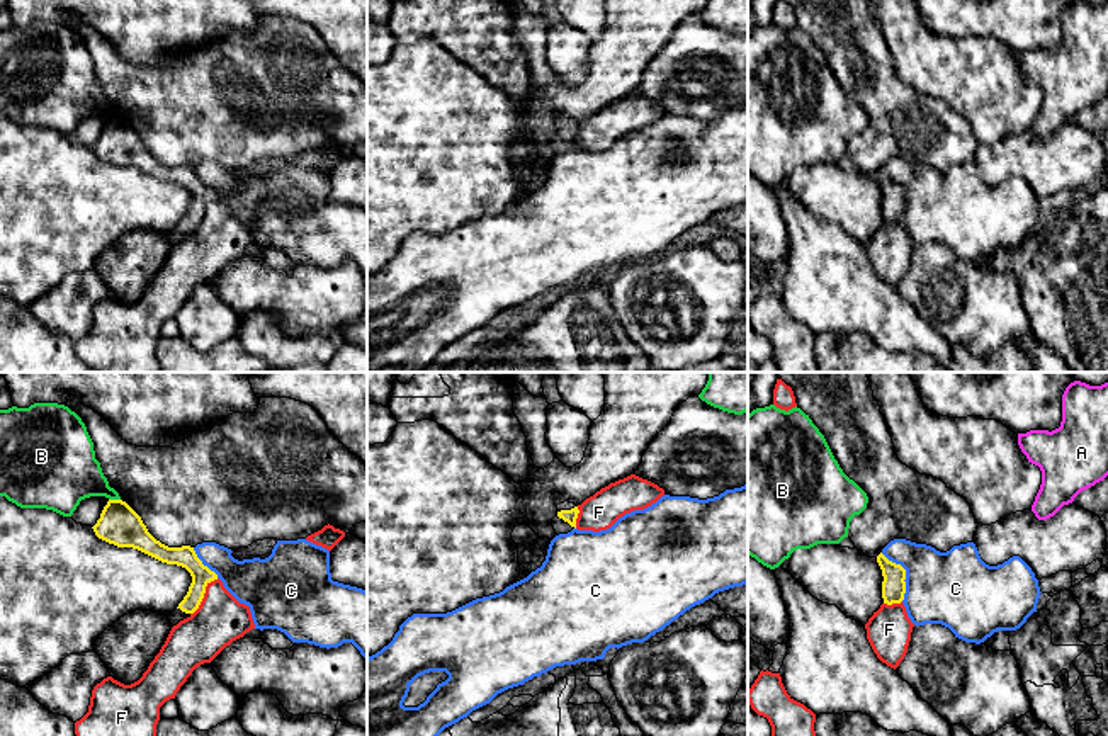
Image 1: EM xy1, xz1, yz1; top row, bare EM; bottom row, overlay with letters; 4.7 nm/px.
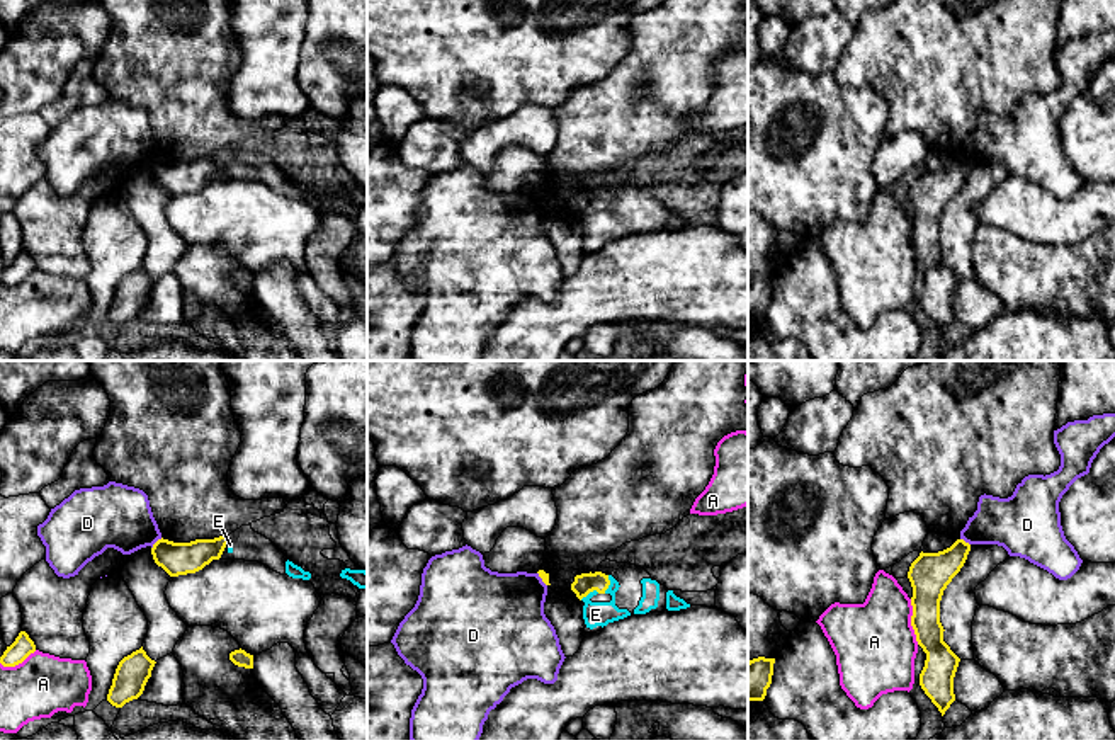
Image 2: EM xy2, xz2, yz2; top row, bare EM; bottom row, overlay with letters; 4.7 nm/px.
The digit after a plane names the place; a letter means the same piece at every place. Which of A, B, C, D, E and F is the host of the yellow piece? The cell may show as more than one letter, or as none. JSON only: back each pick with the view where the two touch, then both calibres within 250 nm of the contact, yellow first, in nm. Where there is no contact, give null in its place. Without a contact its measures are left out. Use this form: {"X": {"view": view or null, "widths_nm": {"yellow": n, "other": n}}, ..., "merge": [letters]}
{"E": {"view": "xz2", "widths_nm": {"yellow": 100, "other": 110}}, "merge": ["E"]}

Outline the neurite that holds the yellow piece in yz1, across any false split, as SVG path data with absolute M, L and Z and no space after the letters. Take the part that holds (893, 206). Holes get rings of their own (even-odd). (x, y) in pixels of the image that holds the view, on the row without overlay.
M882 172L877 175L877 182L882 189L882 218L884 223L901 223L906 212L906 189L901 184L889 180Z

